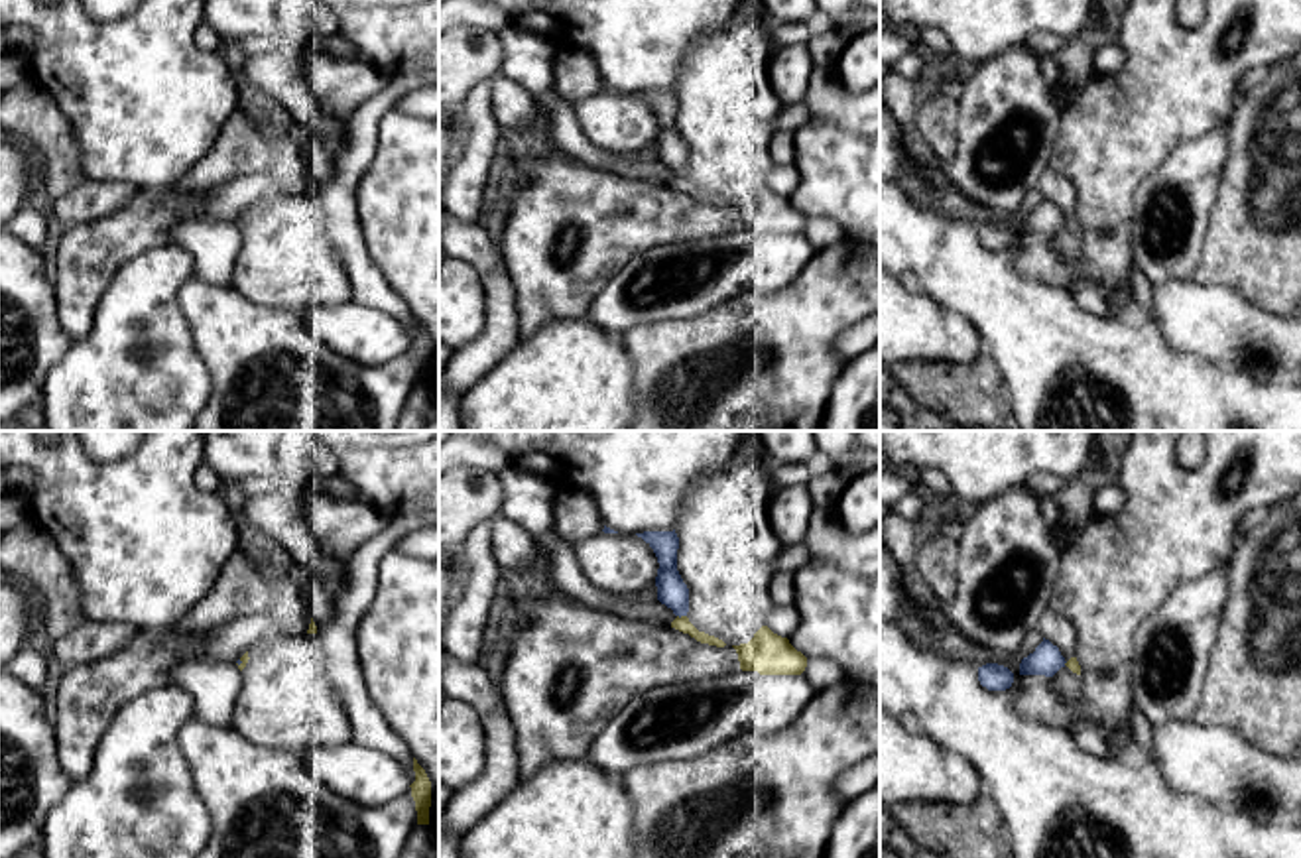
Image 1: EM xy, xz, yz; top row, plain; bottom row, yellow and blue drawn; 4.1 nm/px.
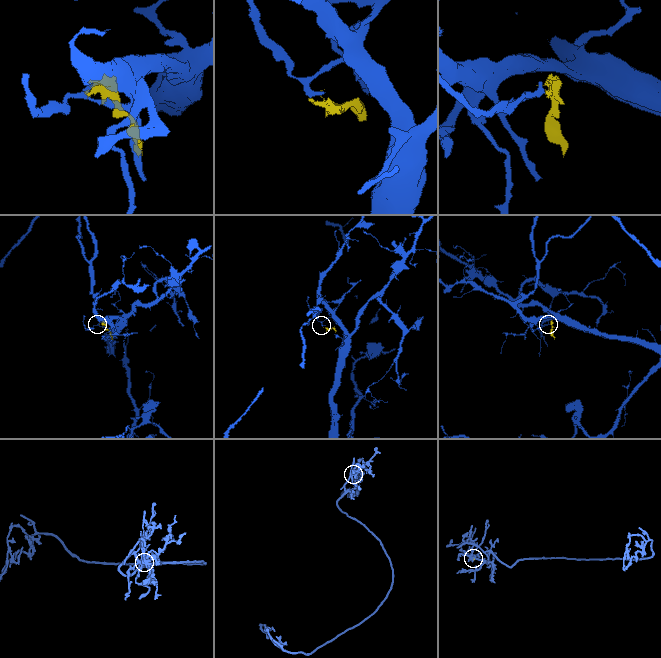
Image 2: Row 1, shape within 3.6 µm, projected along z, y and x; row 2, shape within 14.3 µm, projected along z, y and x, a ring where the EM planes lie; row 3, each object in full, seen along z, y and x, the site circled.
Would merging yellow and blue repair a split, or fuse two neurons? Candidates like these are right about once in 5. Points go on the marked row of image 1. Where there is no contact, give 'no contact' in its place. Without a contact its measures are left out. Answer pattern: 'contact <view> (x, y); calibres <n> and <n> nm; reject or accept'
contact xz (681, 616); calibres 60 and 120 nm; reject

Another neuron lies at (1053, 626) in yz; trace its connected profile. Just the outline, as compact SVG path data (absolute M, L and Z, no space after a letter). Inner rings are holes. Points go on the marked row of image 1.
M1047 610L1037 622L1039 634L1059 647L1065 661L1077 653L1077 630L1071 620L1065 616Z

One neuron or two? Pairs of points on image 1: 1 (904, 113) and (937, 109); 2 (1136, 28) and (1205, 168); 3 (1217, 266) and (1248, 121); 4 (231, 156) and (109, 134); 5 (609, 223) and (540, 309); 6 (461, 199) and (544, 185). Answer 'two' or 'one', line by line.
1: two
2: two
3: one
4: two
5: one
6: two

